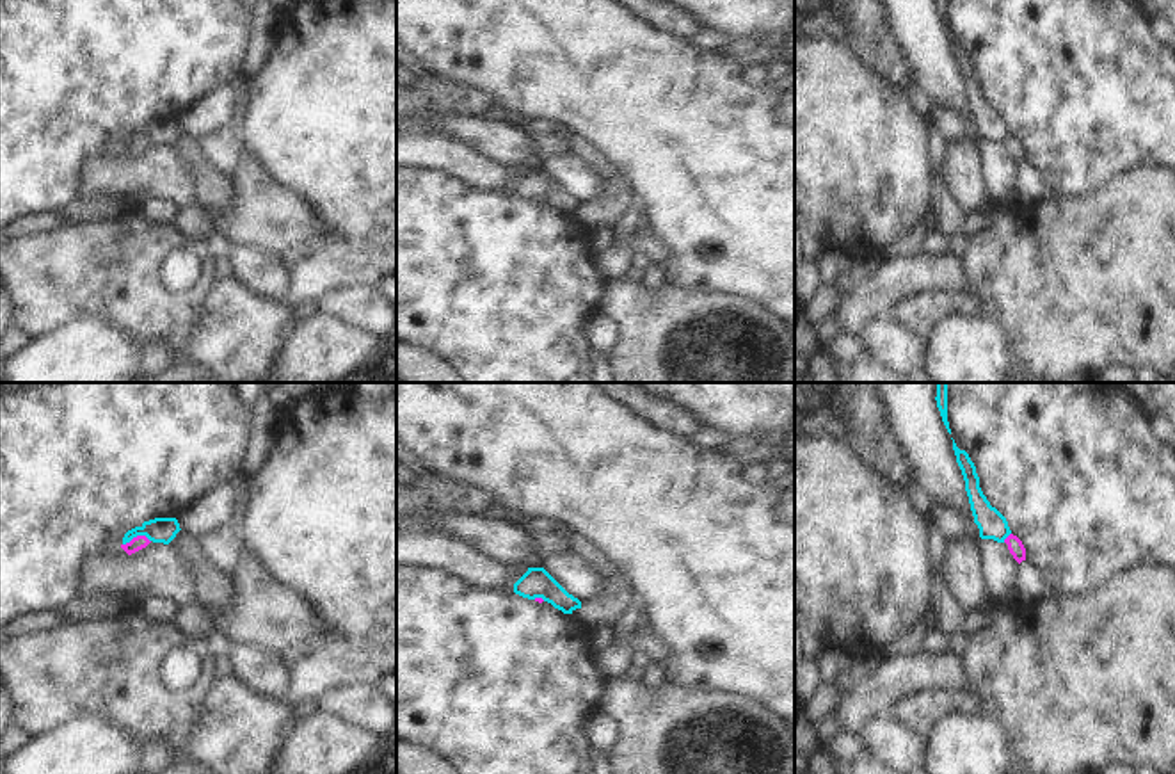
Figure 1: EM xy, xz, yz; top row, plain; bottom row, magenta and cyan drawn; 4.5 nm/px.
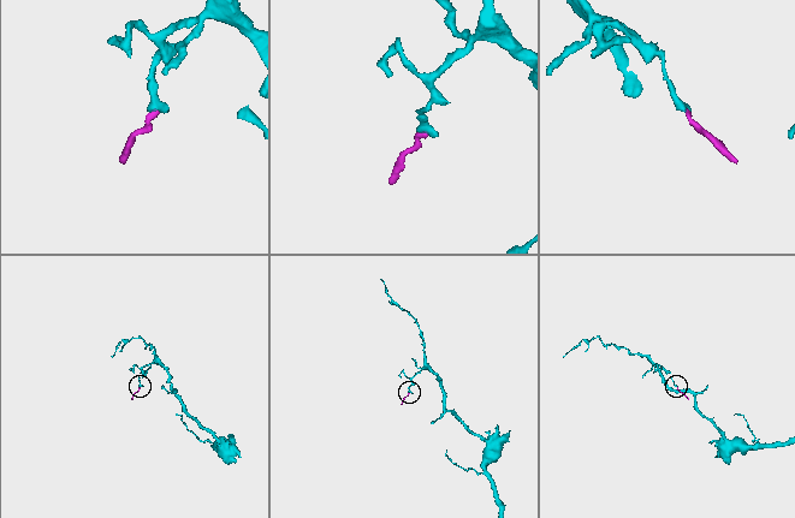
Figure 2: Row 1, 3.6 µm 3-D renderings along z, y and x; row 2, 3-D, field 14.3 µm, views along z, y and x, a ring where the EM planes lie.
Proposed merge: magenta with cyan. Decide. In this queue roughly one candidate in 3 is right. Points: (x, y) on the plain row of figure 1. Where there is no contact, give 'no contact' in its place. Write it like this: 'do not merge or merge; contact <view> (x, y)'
do not merge; contact xy (137, 137)

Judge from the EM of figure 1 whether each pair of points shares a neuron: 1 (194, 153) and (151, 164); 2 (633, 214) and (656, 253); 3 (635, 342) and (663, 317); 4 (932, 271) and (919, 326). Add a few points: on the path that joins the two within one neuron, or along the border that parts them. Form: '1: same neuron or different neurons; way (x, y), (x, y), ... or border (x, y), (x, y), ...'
1: different neurons; border (167, 146), (183, 164), (194, 196)
2: different neurons; border (631, 239), (626, 244), (612, 244)
3: same neuron; way (642, 338), (656, 324)
4: different neurons; border (950, 294), (923, 292), (911, 296), (891, 314)

